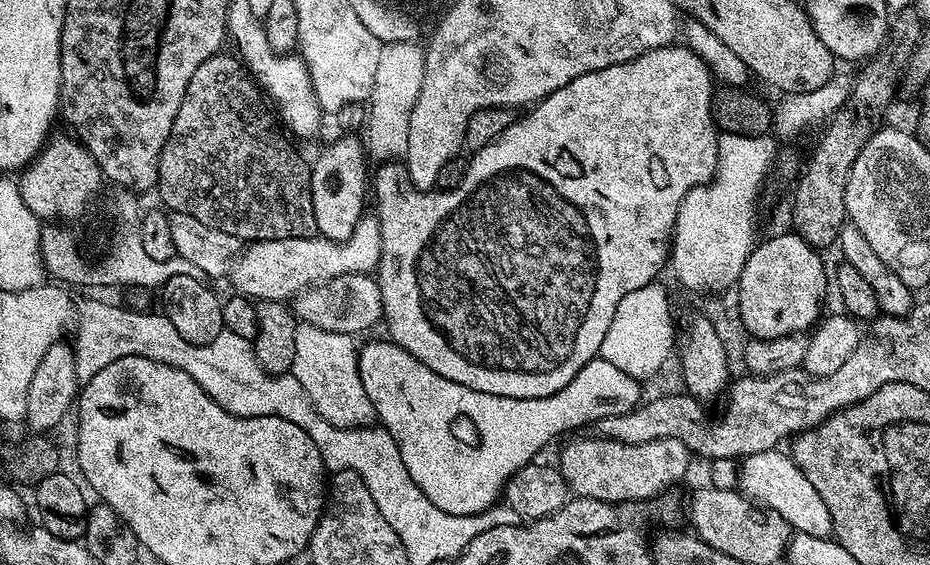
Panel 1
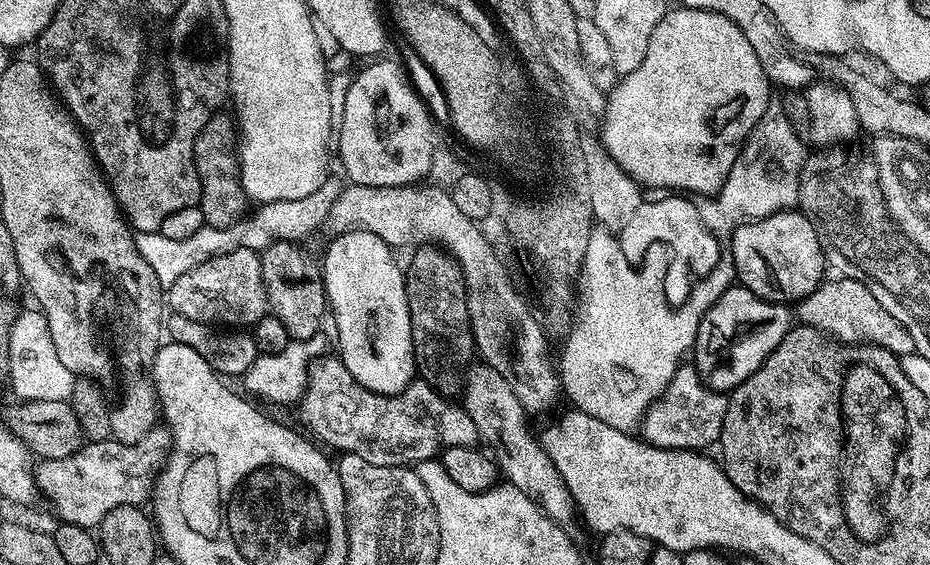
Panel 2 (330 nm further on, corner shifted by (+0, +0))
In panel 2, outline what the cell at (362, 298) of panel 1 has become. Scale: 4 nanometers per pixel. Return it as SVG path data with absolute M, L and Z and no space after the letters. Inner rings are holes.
M476 362L467 369L466 383L462 388L462 406L470 414L474 426L480 432L480 440L488 443L503 479L513 484L522 494L529 496L554 523L568 526L574 516L572 495L554 462L546 454L543 443L532 437L528 429L529 417L518 402L510 382L490 365Z

